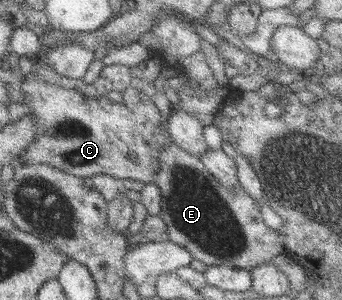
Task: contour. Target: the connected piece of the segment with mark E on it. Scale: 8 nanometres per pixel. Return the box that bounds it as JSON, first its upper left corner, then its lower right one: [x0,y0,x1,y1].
[152,144,286,271]

